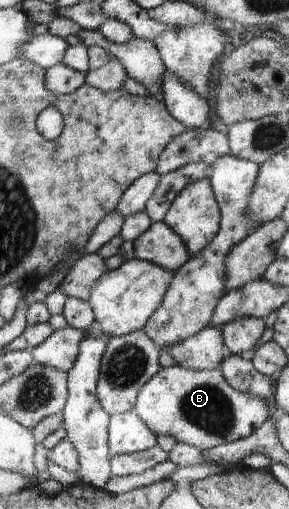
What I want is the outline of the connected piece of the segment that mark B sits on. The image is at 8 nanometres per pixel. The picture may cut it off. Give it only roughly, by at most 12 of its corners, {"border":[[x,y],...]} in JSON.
{"border":[[220,369],[160,370],[134,411],[200,449],[250,437],[268,400]]}

